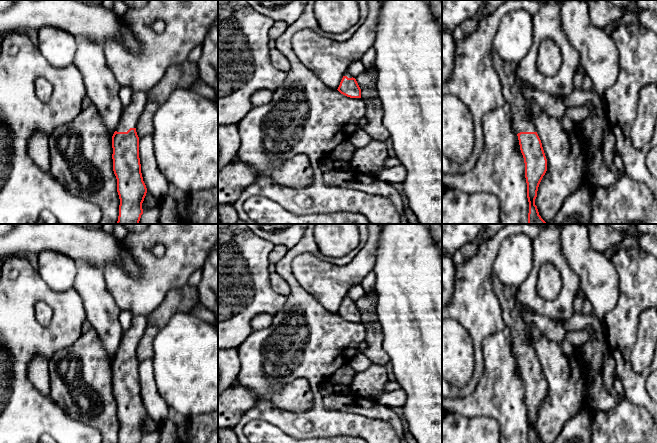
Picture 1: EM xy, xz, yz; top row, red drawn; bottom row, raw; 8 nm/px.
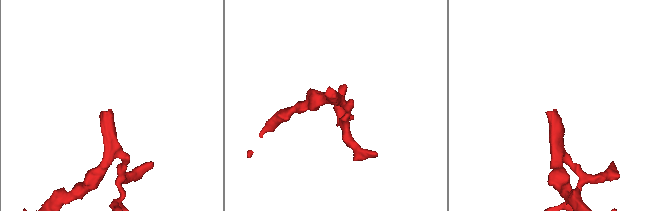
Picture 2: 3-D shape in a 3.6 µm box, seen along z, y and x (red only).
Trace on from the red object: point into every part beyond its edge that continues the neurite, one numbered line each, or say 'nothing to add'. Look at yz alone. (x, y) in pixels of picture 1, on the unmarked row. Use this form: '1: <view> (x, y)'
1: yz (522, 346)

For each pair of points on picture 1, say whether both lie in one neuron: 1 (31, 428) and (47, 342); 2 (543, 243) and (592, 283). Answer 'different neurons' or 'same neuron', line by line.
1: same neuron
2: different neurons

